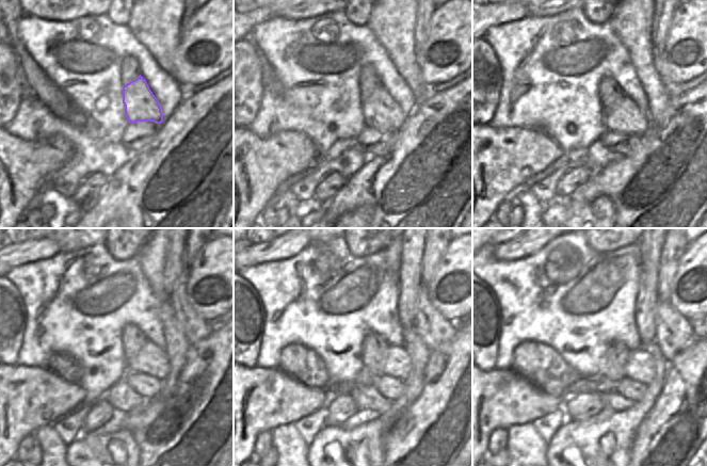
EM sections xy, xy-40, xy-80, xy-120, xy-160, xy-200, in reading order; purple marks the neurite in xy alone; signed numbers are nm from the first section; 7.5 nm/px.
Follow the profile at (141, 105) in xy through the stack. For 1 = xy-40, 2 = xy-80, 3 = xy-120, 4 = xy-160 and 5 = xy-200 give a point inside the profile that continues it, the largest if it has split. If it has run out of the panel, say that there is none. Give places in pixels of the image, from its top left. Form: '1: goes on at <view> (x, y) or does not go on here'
1: goes on at xy-40 (381, 112)
2: goes on at xy-80 (624, 117)
3: goes on at xy-120 (151, 359)
4: goes on at xy-160 (397, 362)
5: goes on at xy-200 (640, 366)

